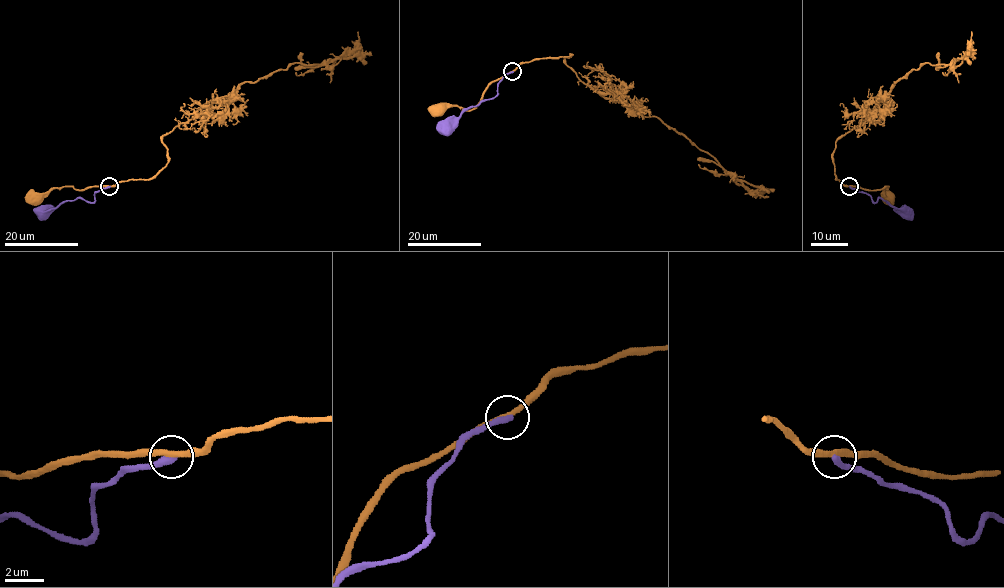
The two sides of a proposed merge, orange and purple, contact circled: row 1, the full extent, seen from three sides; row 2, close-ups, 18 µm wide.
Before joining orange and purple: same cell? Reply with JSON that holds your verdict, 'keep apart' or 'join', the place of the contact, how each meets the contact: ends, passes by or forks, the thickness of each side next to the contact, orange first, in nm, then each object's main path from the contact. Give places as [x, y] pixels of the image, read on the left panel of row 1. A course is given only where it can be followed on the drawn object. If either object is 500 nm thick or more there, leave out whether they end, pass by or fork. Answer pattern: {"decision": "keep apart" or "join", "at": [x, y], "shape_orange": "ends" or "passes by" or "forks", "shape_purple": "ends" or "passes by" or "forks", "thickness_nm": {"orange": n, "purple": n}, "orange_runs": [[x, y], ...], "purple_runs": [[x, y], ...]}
{"decision": "keep apart", "at": [109, 186], "shape_orange": "passes by", "shape_purple": "ends", "thickness_nm": {"orange": 280, "purple": 360}, "orange_runs": [[109, 186], [152, 179], [168, 161], [162, 137], [203, 105], [294, 63], [333, 62], [351, 51], [357, 31]], "purple_runs": [[109, 186], [95, 192], [93, 202], [79, 198], [67, 200], [44, 214]]}

